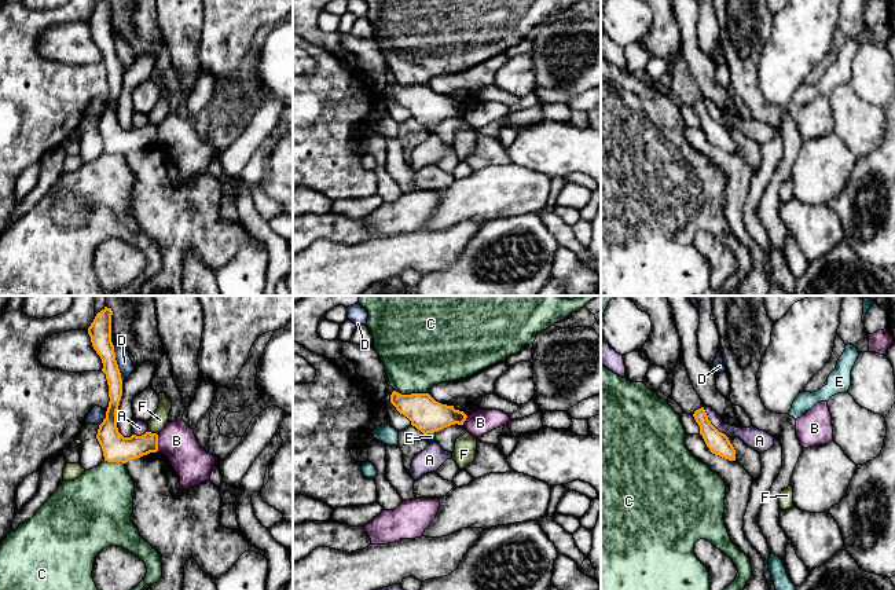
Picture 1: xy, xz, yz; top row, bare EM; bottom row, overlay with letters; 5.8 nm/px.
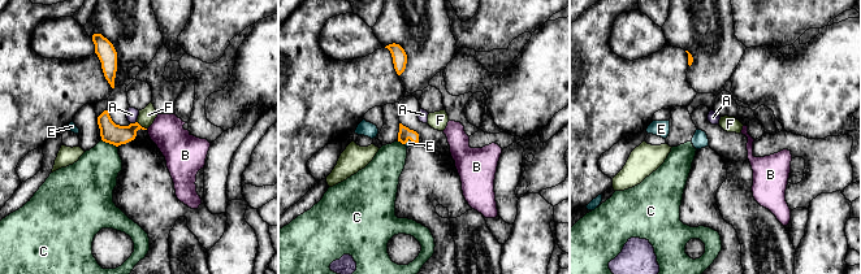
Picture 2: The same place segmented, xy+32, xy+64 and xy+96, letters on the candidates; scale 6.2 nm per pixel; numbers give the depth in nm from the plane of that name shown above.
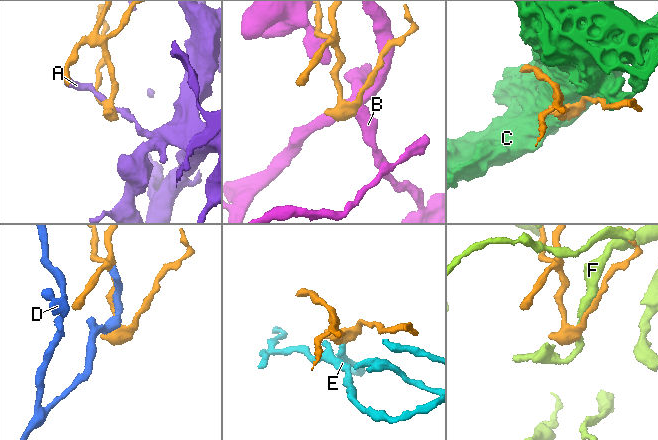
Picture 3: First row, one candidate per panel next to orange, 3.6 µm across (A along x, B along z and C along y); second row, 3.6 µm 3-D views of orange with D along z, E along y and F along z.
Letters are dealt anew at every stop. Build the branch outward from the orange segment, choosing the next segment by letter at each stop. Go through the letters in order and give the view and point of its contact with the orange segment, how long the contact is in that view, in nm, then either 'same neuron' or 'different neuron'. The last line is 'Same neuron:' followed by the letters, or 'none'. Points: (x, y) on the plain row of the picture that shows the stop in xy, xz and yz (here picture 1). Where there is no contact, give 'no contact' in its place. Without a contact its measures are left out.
A: yz (711, 116) | 240 nm | different neuron
B: xy (157, 135) | 100 nm | different neuron
C: xz (411, 85) | 200 nm | different neuron
D: xy (116, 55) | 220 nm | different neuron
E: xz (431, 124) | 60 nm | same neuron
F: xy (153, 125) | 70 nm | different neuron
Same neuron: E

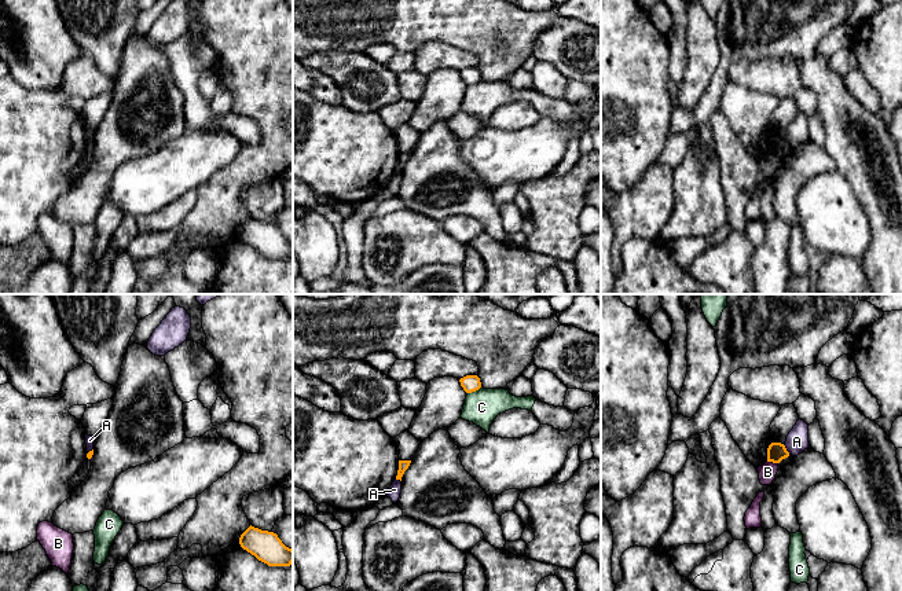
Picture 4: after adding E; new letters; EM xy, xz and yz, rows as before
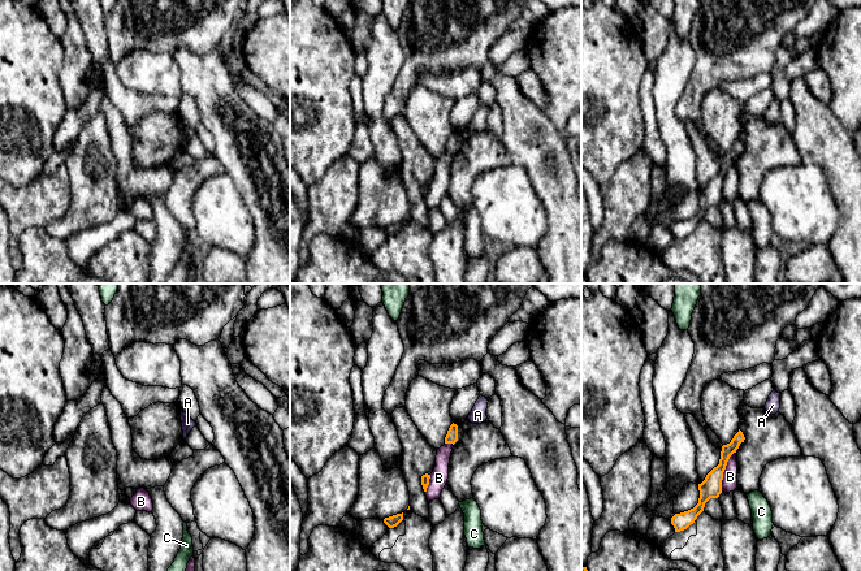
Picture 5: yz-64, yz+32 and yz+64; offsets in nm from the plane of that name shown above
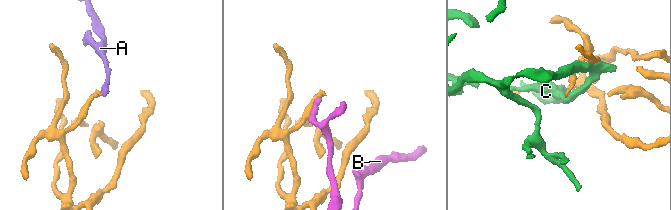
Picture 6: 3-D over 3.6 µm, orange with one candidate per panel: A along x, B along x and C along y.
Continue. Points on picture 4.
A: yz (785, 142) | 80 nm | different neuron
B: yz (773, 154) | 70 nm | different neuron
C: xz (473, 83) | 90 nm | different neuron
Same neuron: none

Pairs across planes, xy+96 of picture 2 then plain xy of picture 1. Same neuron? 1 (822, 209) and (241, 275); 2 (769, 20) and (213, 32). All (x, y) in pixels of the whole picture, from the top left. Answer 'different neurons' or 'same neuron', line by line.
1: same neuron
2: same neuron

